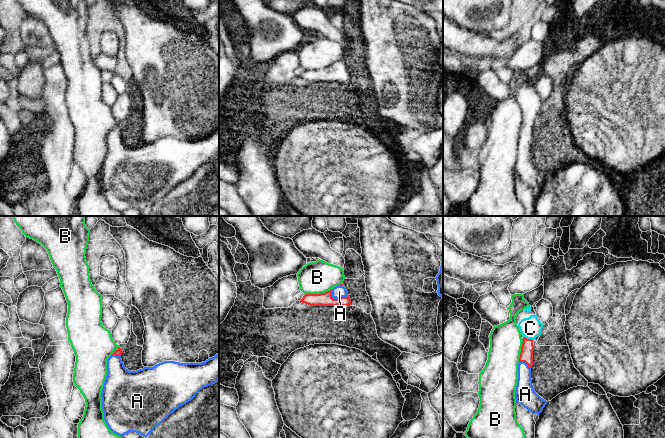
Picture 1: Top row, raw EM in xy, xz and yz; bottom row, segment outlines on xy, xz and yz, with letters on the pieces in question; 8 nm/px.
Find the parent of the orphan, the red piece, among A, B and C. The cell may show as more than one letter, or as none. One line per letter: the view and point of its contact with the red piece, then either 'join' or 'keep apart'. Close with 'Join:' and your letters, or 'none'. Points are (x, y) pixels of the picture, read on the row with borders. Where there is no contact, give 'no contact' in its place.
A: contact xz (335, 298); join
B: contact xz (318, 294); keep apart
C: contact yz (528, 339); join
Join: A, C

